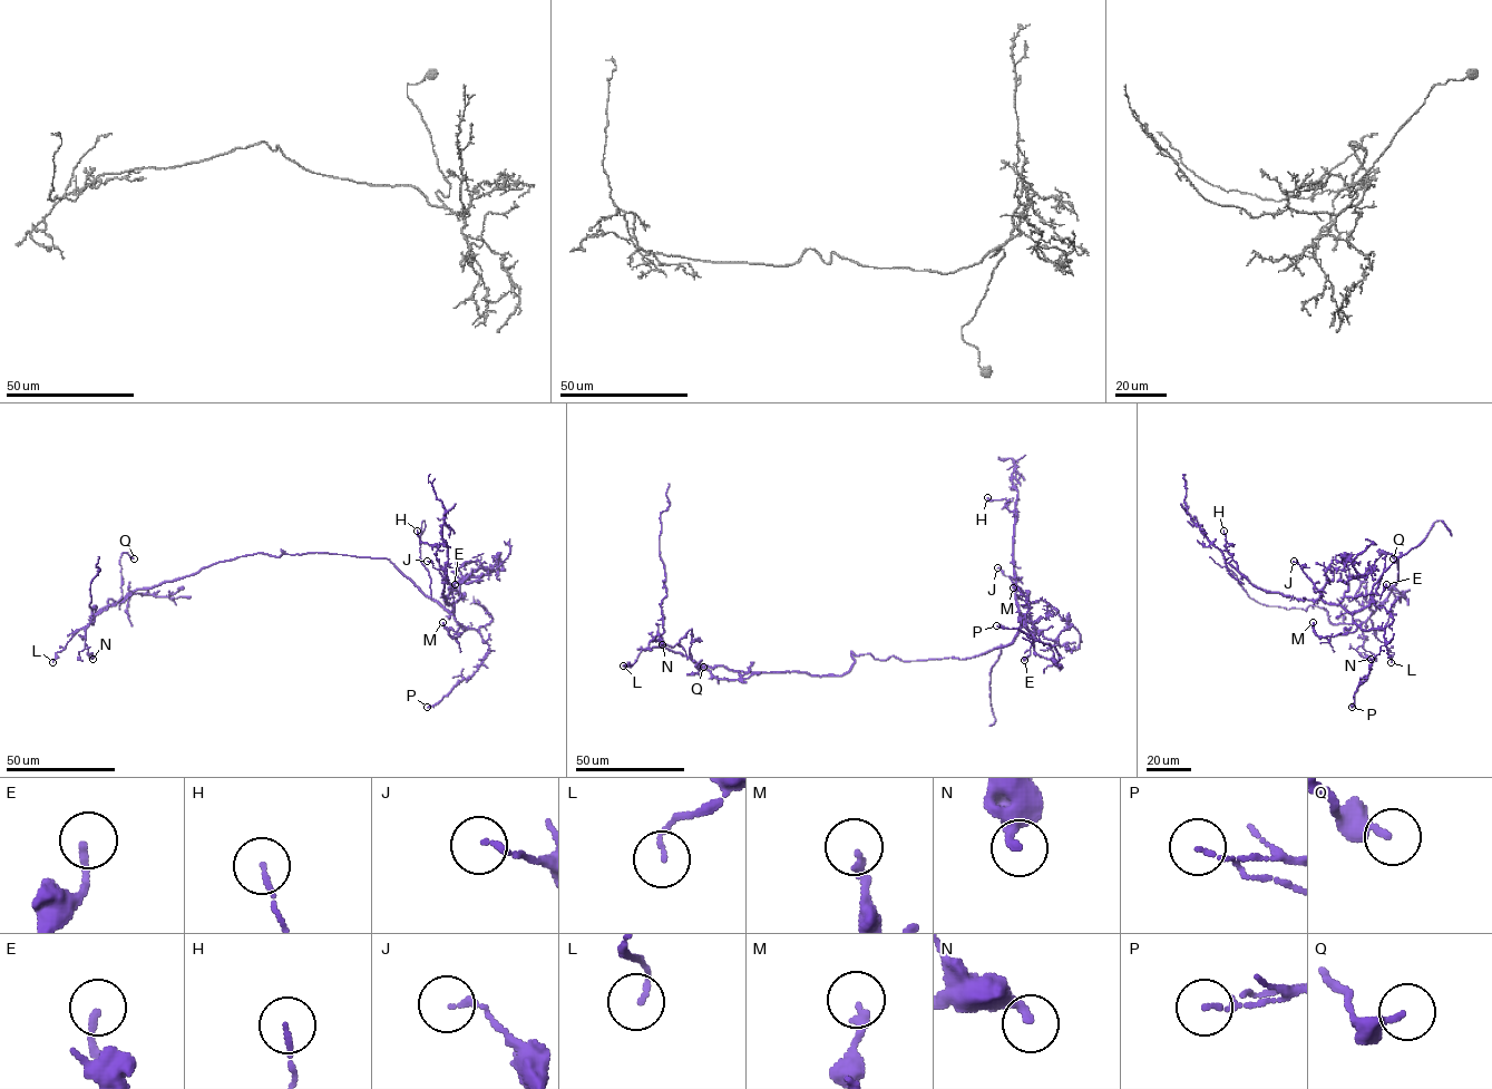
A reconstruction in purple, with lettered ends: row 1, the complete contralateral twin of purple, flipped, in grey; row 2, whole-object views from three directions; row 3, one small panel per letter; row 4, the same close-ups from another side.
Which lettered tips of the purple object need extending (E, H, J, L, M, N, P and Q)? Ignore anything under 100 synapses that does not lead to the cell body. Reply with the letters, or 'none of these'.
none of these

